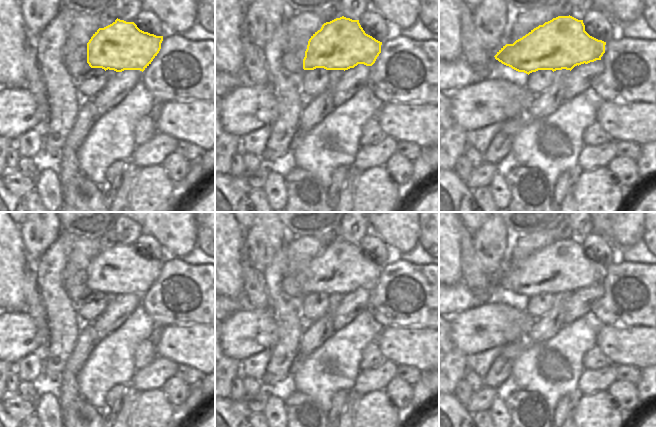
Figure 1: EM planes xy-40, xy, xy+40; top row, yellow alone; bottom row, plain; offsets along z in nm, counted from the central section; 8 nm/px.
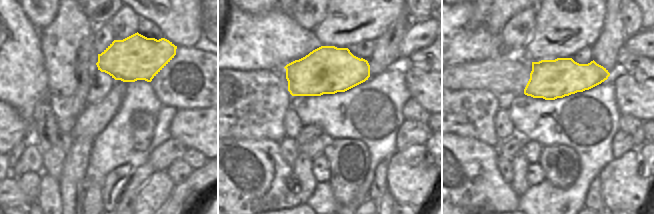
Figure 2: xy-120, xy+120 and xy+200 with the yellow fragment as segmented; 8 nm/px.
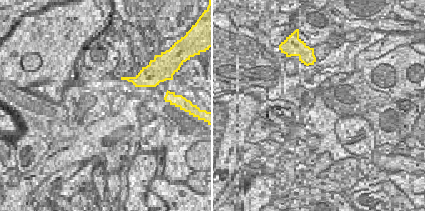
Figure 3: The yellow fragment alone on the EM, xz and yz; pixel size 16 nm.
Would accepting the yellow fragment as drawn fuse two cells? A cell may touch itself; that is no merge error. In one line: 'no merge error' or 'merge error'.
merge error

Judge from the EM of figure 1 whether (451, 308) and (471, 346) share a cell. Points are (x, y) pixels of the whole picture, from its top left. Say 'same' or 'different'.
different

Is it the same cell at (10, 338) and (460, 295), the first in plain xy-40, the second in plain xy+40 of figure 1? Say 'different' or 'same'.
different

